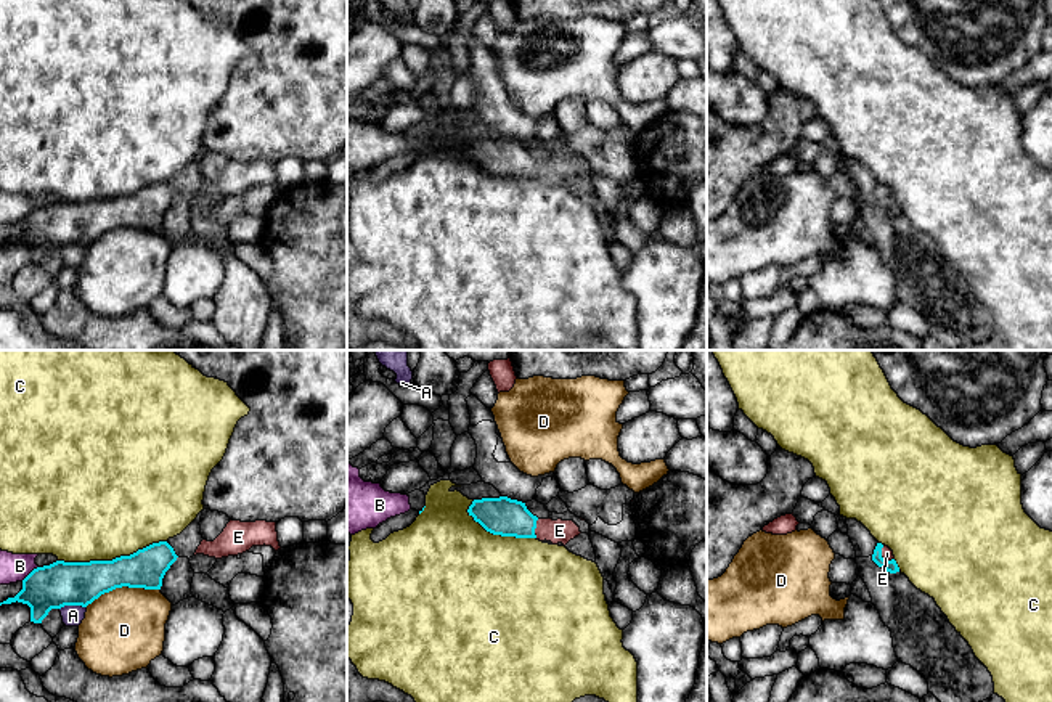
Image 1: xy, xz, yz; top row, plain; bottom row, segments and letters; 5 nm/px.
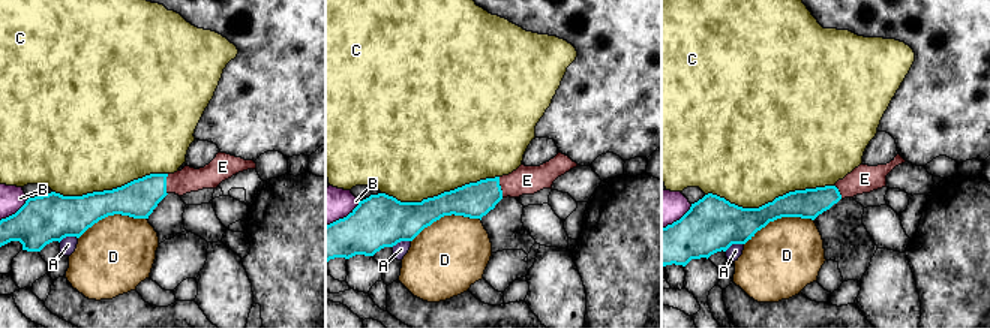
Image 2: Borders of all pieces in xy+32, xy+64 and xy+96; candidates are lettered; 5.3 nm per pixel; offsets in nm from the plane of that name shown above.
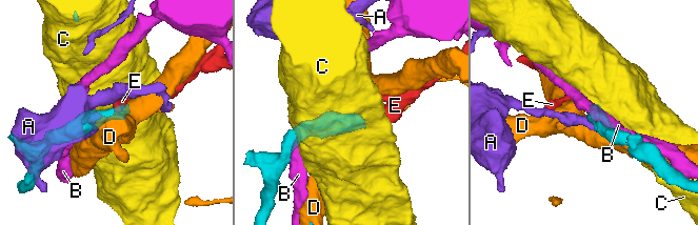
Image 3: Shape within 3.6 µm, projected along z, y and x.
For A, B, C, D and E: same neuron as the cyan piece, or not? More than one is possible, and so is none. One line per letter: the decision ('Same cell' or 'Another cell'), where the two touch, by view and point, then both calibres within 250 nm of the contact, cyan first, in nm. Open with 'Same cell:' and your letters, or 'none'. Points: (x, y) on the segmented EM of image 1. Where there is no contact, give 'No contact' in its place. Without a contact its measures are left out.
Same cell: E
A: Another cell. Touches cyan at xy (73, 604). Thickness 220 nm (cyan) against 110 nm
B: Another cell. Touches cyan at xy (31, 572). Thickness 220 nm (cyan) against 140 nm
C: Another cell. Touches cyan at xy (113, 559). Thickness 220 nm (cyan) against 500 nm
D: Another cell. Touches cyan at xy (122, 585). Thickness 220 nm (cyan) against 400 nm
E: Same cell. Touches cyan at xz (535, 527). Thickness 190 nm (cyan) against 120 nm

